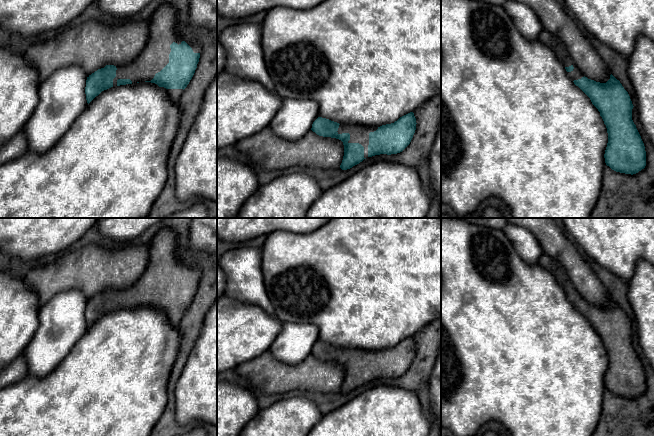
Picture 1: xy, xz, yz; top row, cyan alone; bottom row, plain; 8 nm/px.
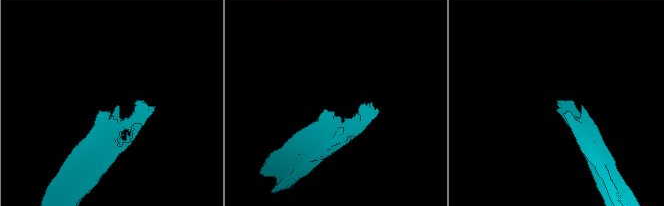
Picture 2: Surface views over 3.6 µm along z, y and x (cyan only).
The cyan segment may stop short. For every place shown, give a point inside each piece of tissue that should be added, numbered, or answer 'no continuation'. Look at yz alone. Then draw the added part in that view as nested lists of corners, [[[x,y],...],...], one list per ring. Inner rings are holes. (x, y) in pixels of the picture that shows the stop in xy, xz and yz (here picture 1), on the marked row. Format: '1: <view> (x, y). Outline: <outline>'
1: yz (551, 41). Outline: [[[543,29],[539,35],[539,40],[553,51],[564,67],[569,67],[571,65],[574,67],[571,72],[567,72],[568,76],[573,81],[584,77],[579,68],[574,64],[564,44],[555,35],[551,34],[546,29]]]

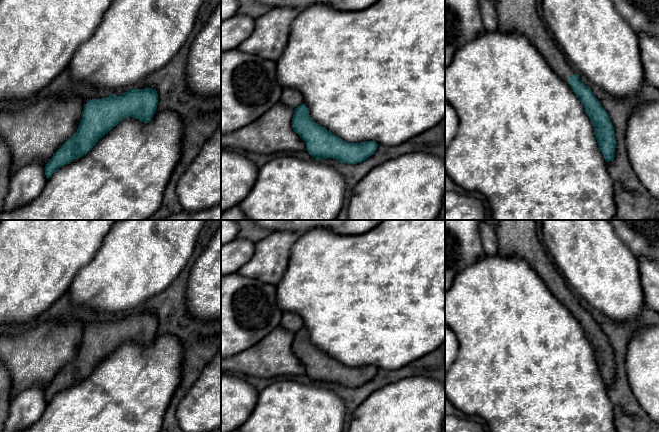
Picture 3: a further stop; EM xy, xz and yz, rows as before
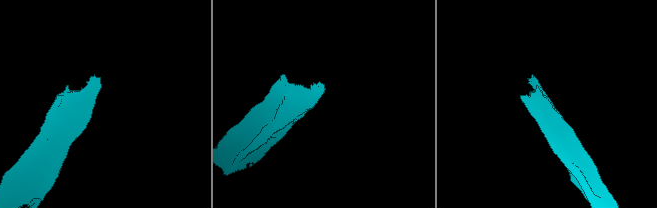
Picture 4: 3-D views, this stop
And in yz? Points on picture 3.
1: yz (521, 16). Outline: [[[497,0],[494,7],[498,17],[498,29],[503,33],[518,32],[524,35],[550,68],[571,87],[568,76],[579,72],[568,61],[546,24],[540,19],[536,0]]]

